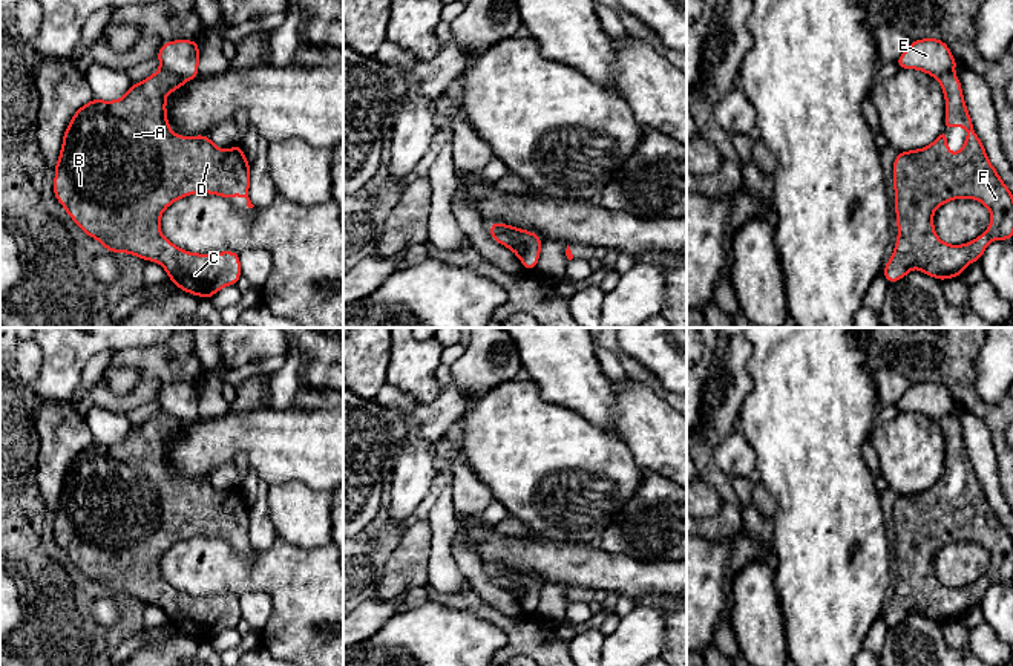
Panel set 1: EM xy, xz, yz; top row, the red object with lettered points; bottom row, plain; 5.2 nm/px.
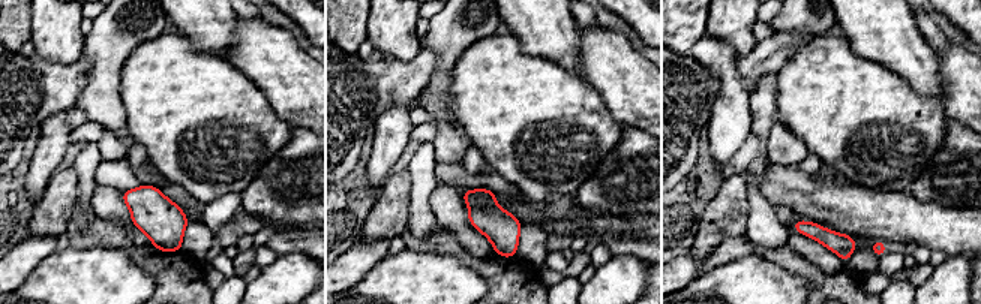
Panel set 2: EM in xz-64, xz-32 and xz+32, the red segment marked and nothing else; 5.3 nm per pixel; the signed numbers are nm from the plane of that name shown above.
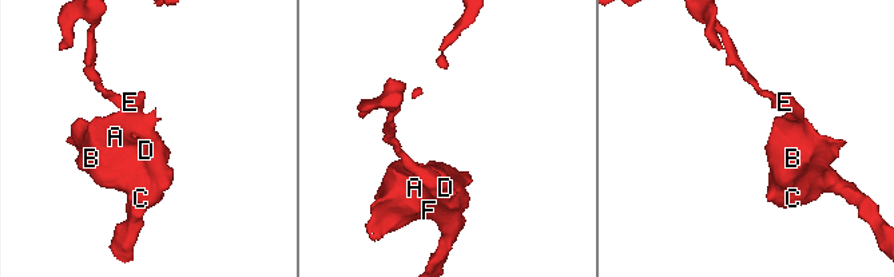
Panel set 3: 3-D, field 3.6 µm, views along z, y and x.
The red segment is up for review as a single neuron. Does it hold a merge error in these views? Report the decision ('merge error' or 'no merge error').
merge error

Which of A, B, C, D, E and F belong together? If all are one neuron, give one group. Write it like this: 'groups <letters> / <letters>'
groups A B C D F / E

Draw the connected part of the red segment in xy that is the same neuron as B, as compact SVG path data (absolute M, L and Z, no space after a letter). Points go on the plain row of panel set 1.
M161 412L132 427L116 444L93 441L80 450L63 478L54 539L75 566L106 593L135 597L146 605L155 603L178 631L211 642L221 631L238 628L239 596L187 596L164 580L159 562L172 545L201 534L222 540L244 539L247 550L253 551L248 540L250 505L239 487L231 493L221 493L210 479L176 479L172 475L166 459L166 439L179 433L184 426Z

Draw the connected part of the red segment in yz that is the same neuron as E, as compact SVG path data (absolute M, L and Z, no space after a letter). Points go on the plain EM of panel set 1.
M938 381L912 384L895 406L900 412L920 412L935 421L952 415L958 407L949 389Z

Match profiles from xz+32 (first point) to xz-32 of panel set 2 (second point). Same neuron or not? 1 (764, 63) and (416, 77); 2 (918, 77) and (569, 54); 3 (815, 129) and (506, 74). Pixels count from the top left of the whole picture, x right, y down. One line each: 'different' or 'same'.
1: same
2: same
3: same

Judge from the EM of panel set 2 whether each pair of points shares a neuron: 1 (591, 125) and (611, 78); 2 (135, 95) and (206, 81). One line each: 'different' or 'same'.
1: different
2: same

